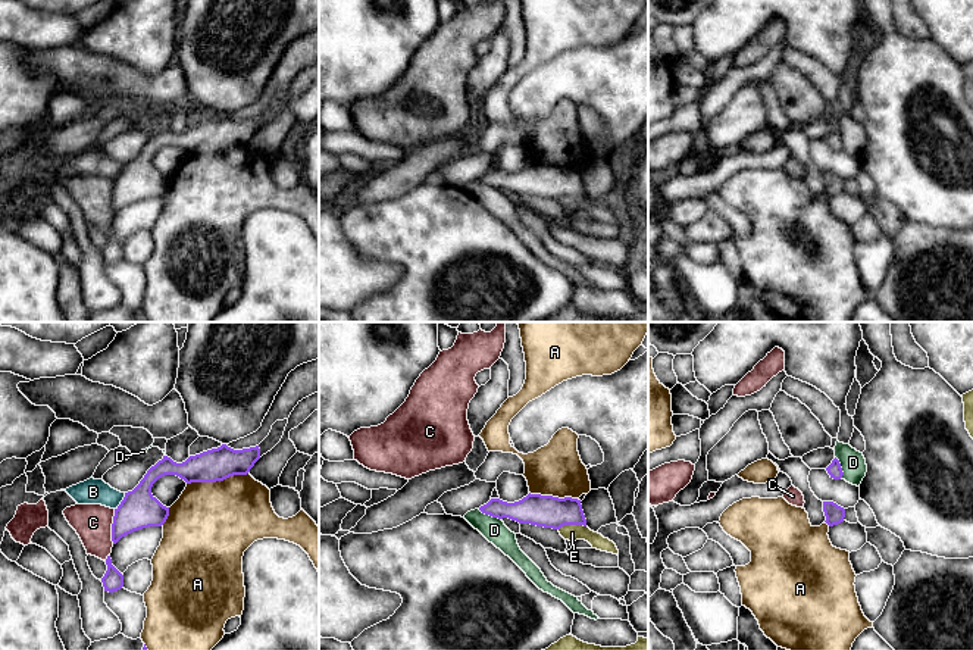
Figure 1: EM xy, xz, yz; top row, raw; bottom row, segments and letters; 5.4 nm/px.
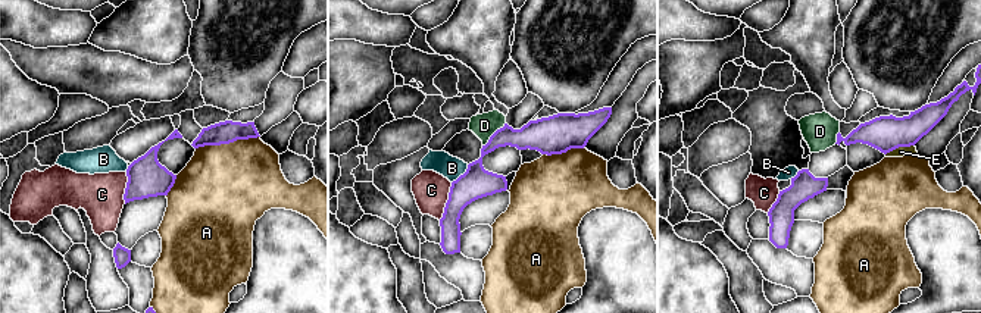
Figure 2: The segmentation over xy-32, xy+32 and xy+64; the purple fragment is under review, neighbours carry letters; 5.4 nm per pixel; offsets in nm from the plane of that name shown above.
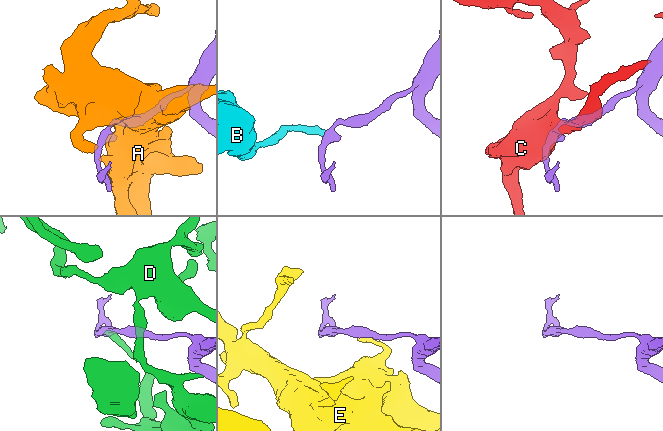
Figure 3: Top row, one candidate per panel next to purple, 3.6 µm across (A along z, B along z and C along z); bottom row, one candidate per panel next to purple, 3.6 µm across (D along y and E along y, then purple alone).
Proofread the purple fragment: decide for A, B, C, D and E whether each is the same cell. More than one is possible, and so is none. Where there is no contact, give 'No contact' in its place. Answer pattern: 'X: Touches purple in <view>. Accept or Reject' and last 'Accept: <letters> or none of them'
A: Touches purple in xy. Reject
B: Touches purple in xy. Reject
C: Touches purple in xy. Reject
D: Touches purple in xz. Reject
E: Touches purple in xz. Reject
Accept: none of them

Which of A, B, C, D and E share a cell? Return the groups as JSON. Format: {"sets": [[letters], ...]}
{"sets": [["A"], ["B"], ["C"], ["D"], ["E"]]}

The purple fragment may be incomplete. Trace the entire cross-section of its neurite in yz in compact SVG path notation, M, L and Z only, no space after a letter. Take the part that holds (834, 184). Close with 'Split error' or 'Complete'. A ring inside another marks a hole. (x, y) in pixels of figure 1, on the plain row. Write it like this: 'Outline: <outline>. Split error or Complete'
Outline: M823 172L823 182L825 182L825 187L826 187L825 193L829 197L833 197L833 196L838 196L838 194L844 193L845 179L838 176L836 174L833 174L833 172Z. Complete

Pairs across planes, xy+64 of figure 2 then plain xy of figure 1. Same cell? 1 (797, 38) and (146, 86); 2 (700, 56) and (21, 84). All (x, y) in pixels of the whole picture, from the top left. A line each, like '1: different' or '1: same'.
1: different
2: same

